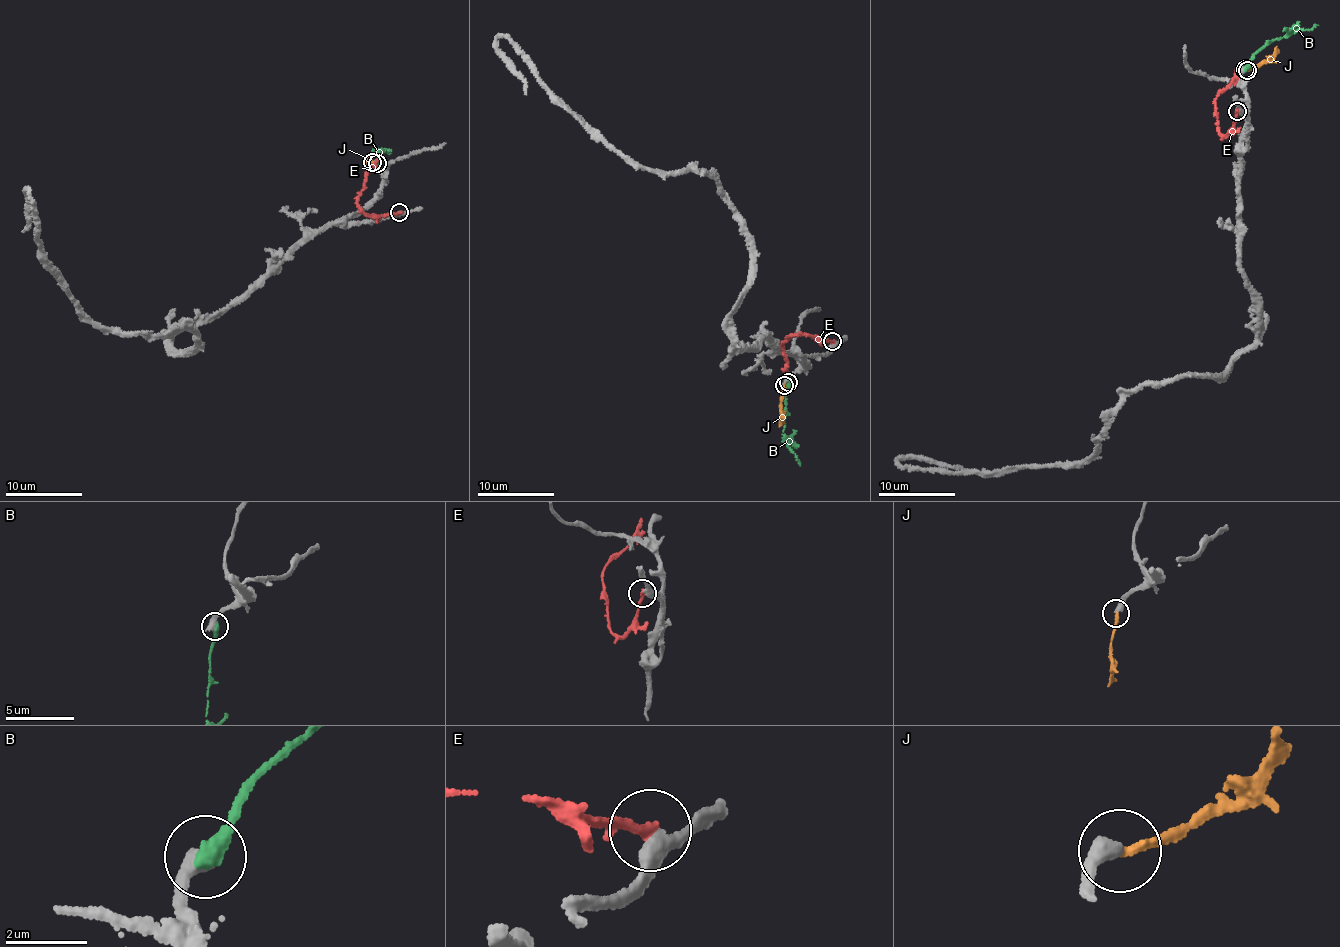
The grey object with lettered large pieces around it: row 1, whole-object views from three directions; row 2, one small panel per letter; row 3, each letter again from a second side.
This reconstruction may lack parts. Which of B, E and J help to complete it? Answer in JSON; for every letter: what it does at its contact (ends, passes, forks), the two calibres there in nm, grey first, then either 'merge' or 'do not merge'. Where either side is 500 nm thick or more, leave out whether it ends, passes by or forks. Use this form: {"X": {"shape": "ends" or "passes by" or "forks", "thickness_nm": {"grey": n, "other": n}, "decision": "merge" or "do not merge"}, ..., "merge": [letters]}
{"B": {"shape": "ends", "thickness_nm": {"grey": 440, "other": 400}, "decision": "do not merge"}, "E": {"shape": "ends", "thickness_nm": {"grey": 320, "other": 220}, "decision": "do not merge"}, "J": {"shape": "ends", "thickness_nm": {"grey": 320, "other": 200}, "decision": "merge"}, "merge": ["J"]}

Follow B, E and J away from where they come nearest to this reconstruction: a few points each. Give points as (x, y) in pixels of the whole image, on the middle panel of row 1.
B: (789, 382), (783, 432), (800, 466)
E: (832, 341), (804, 333), (792, 335), (780, 346), (785, 363), (784, 374)
J: (784, 385), (779, 407), (784, 423)

